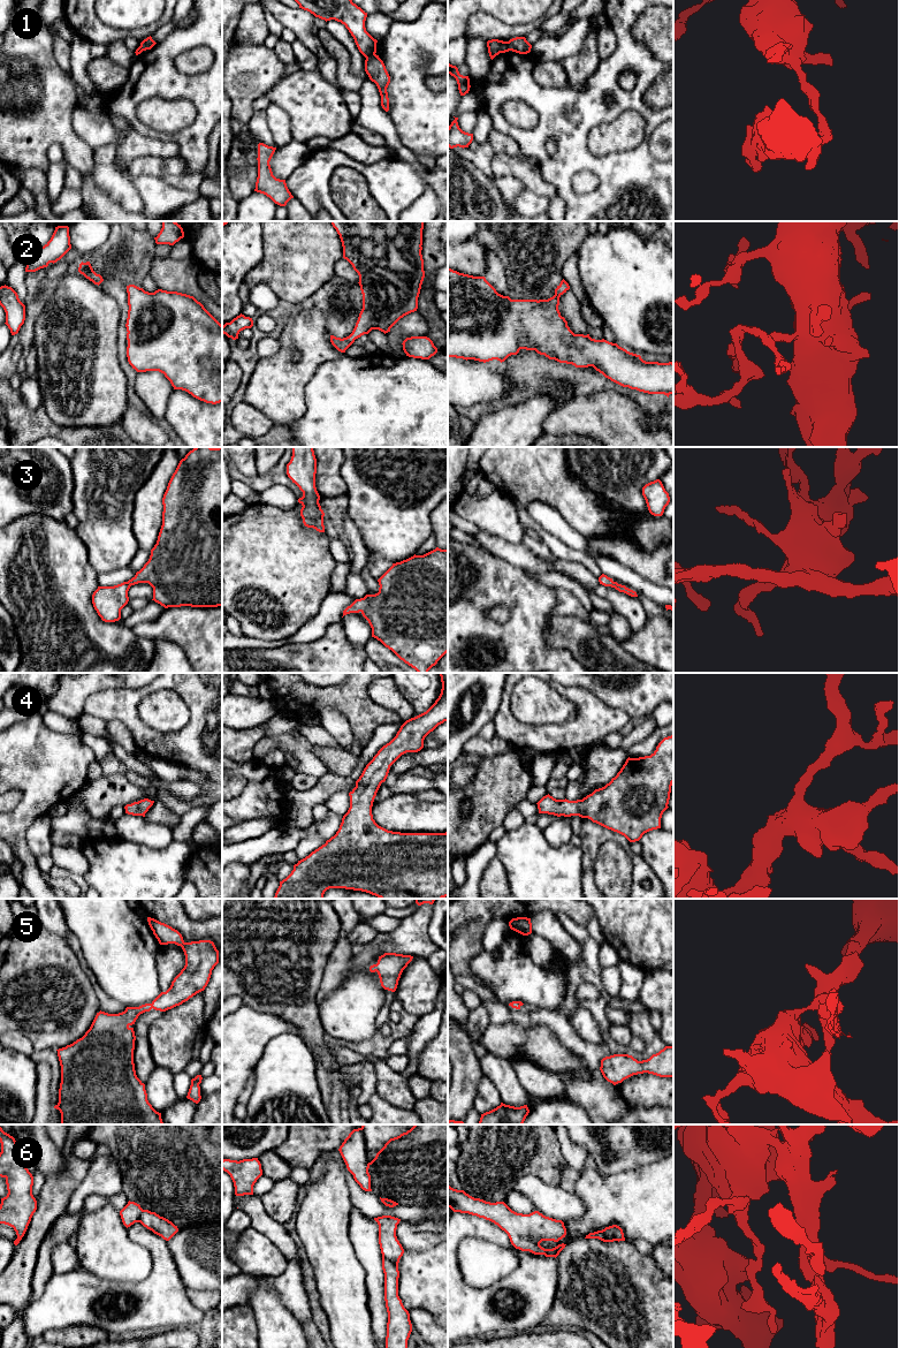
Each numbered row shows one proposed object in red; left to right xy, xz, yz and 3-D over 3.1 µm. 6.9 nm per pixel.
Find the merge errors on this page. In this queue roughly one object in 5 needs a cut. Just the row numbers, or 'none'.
1

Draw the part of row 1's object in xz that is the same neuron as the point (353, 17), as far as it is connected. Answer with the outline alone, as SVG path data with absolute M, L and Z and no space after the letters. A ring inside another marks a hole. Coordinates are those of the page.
M295 0L299 8L310 12L315 17L335 20L345 25L359 52L369 58L376 53L376 43L365 28L367 13L352 2L352 0Z

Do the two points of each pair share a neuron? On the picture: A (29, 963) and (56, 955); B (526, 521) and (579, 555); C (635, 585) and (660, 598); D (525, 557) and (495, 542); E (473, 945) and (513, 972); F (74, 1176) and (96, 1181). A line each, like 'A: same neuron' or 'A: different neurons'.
A: same neuron
B: same neuron
C: same neuron
D: same neuron
E: different neurons
F: different neurons

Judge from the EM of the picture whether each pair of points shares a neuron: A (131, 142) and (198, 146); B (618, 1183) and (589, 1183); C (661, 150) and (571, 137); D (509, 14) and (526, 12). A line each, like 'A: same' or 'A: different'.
A: different
B: same
C: different
D: same

